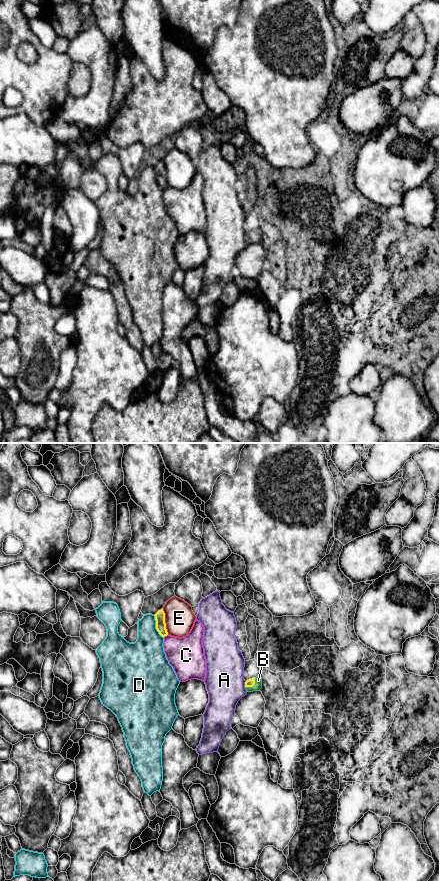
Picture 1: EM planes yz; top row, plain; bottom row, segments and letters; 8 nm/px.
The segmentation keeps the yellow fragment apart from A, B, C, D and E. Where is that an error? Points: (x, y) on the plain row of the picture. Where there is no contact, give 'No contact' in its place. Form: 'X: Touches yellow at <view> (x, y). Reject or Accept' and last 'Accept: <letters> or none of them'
A: Touches yellow at yz (245, 236). Reject
B: Touches yellow at yz (252, 238). Accept
C: Touches yellow at yz (165, 187). Reject
D: Touches yellow at yz (156, 178). Reject
E: Touches yellow at yz (164, 174). Reject
Accept: B

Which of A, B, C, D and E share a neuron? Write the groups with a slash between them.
A / B / C / D / E

